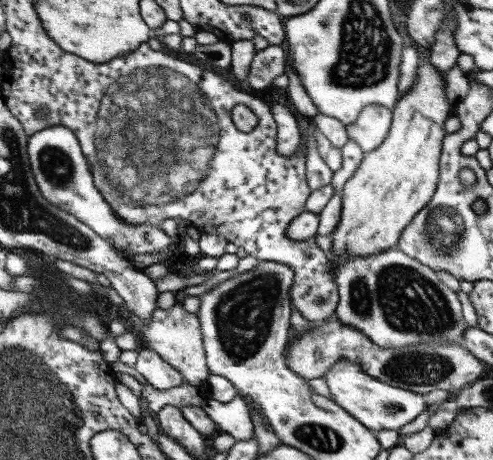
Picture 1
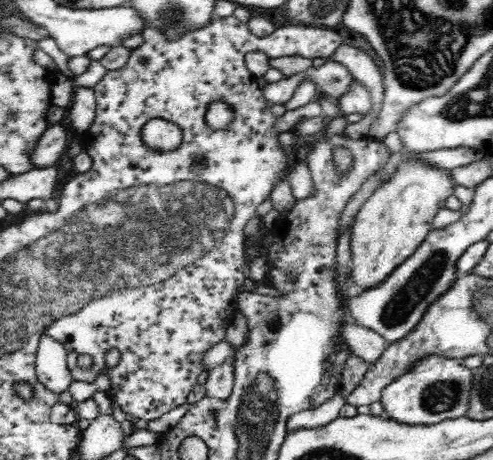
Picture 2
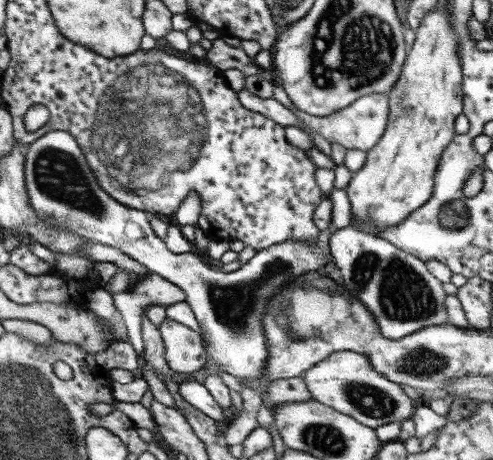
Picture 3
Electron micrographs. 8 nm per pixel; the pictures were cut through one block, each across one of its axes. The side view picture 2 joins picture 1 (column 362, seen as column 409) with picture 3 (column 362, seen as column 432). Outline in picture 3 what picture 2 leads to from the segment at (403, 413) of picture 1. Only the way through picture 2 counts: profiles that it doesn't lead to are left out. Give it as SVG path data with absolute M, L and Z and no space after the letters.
M337 352L319 362L317 366L309 368L305 374L301 374L305 380L305 386L311 394L311 400L317 400L325 406L331 406L333 410L351 416L353 420L361 422L363 426L369 426L371 430L385 426L389 422L403 422L409 420L415 404L409 400L399 384L387 380L383 374L375 372L369 360L363 354L355 352Z

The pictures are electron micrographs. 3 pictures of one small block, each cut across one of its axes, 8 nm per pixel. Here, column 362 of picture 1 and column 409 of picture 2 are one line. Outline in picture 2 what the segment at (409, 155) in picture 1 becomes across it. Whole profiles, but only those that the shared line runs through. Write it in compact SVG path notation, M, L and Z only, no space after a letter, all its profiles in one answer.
M402 160L398 170L392 174L392 178L386 180L384 184L378 184L376 192L362 204L362 208L354 216L356 220L354 220L352 236L350 236L354 268L350 272L350 278L356 284L360 284L364 290L374 288L380 282L384 282L398 266L402 266L402 262L406 262L418 250L418 246L424 242L424 238L428 238L428 234L434 230L432 228L434 218L442 208L446 208L446 200L454 194L452 192L454 186L456 186L456 182L452 180L448 170L436 168L436 166L426 166L416 160Z

